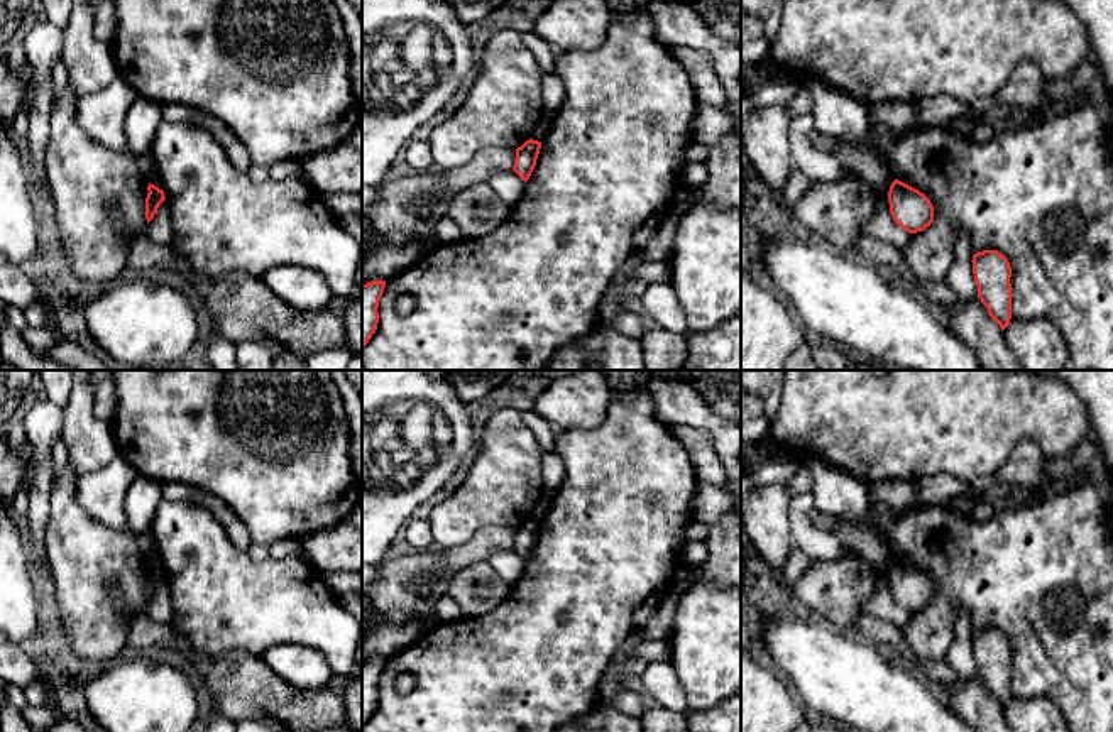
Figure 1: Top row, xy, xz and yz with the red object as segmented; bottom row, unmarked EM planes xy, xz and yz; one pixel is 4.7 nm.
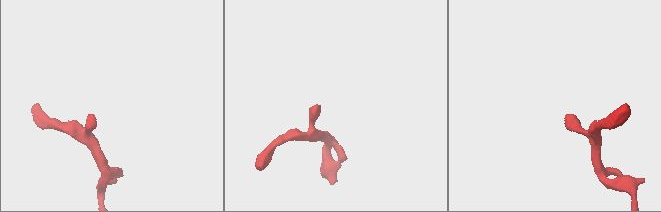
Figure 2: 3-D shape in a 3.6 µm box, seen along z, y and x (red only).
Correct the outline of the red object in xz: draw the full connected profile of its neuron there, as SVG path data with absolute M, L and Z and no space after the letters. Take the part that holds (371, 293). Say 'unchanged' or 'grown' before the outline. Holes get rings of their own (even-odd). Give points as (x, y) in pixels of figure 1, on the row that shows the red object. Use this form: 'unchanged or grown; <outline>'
unchanged; M372 281L362 284L362 348L369 343L379 323L379 301L384 292L386 281Z

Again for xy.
unchanged; M151 184L147 186L147 198L145 198L145 218L147 223L154 218L157 213L159 205L166 199L164 191L157 186Z

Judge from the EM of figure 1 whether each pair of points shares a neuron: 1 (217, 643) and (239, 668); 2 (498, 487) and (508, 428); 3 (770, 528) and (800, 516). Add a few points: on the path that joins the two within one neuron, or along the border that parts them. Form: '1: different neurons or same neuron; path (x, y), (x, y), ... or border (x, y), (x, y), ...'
1: different neurons; border (188, 641), (208, 656), (232, 651), (259, 656)
2: same neuron; path (506, 472), (508, 443)
3: different neurons; border (789, 497), (789, 528), (795, 543)

